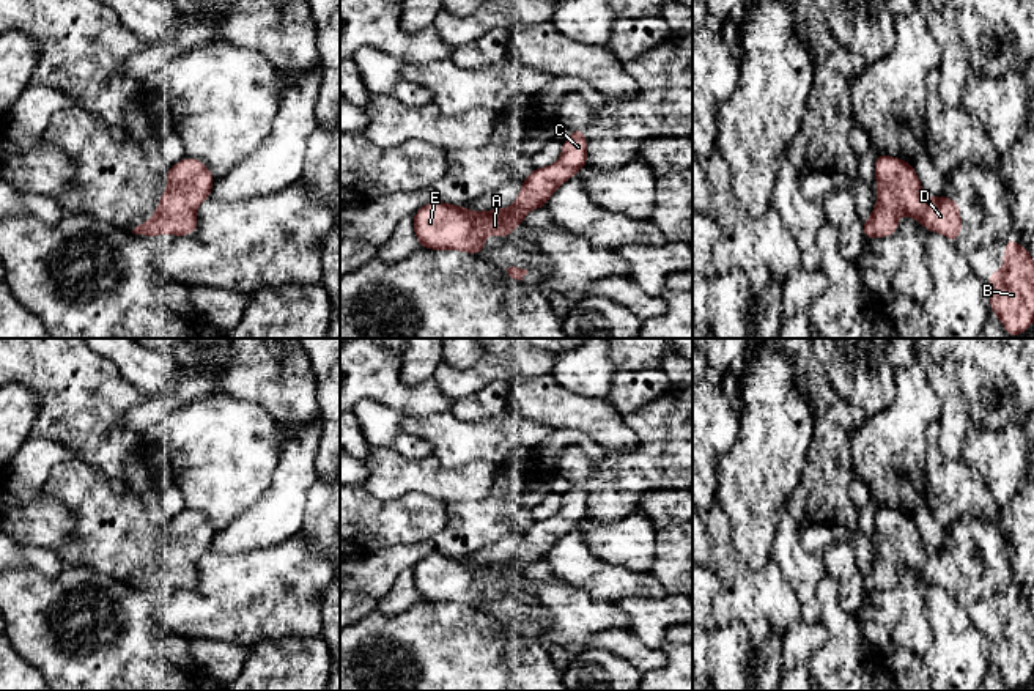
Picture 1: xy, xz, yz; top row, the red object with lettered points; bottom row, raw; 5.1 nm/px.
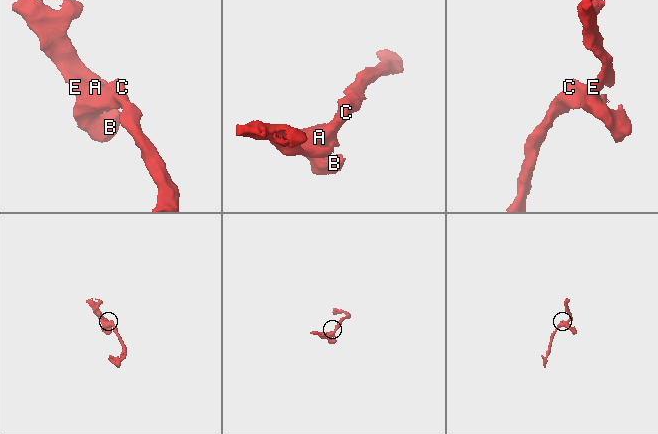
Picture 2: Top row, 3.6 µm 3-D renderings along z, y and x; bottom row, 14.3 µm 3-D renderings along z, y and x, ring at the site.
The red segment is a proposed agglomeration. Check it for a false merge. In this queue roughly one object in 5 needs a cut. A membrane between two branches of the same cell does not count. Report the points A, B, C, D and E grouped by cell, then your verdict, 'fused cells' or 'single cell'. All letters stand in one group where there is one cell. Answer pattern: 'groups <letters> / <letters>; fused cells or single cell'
groups A B C D E; single cell

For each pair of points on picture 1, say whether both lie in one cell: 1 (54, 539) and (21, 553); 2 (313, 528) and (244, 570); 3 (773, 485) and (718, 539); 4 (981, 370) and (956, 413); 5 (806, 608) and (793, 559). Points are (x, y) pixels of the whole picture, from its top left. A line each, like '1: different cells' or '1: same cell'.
1: different cells
2: different cells
3: different cells
4: different cells
5: same cell

